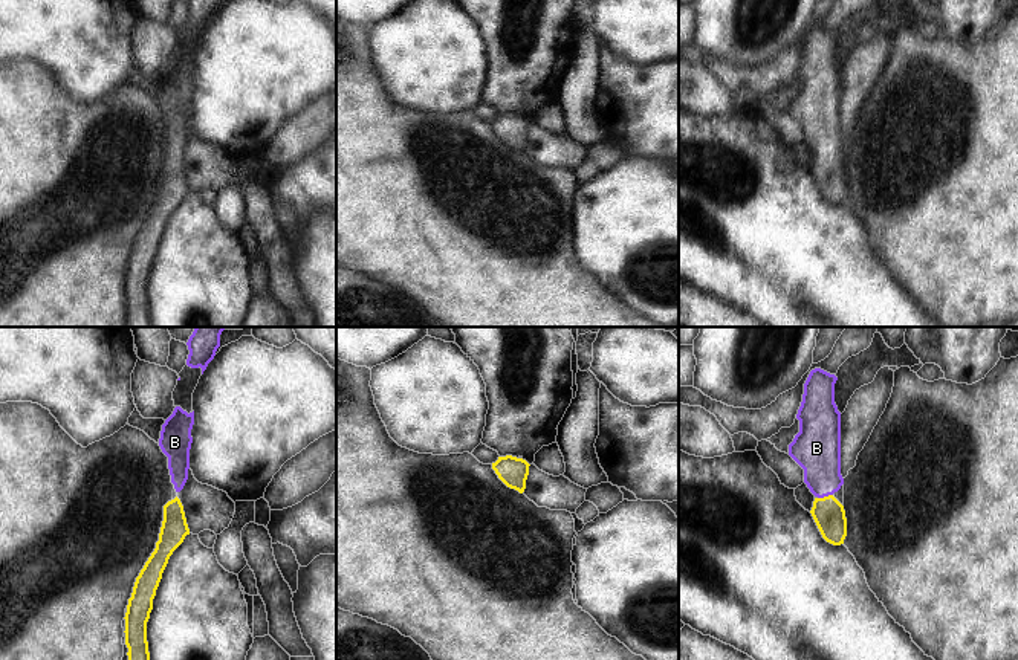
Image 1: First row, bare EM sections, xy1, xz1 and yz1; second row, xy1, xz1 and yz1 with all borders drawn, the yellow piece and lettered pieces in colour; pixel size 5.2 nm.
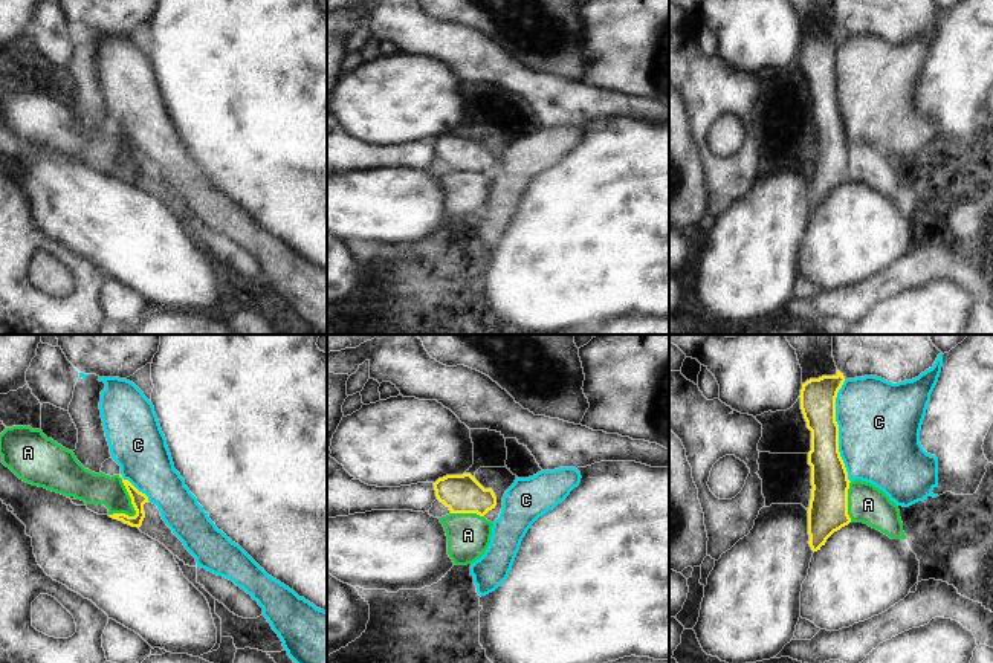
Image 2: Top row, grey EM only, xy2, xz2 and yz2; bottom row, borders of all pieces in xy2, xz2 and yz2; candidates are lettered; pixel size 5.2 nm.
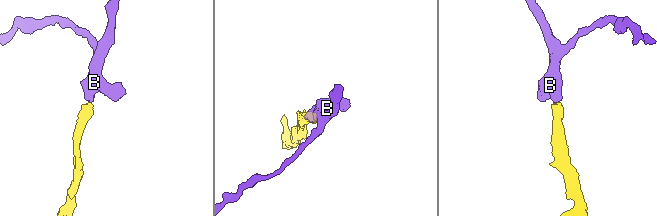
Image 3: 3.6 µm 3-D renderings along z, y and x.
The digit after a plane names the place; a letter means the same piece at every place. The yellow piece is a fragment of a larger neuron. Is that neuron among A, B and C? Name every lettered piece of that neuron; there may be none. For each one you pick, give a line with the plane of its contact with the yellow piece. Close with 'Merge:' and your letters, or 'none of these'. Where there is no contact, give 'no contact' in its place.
B: meets yellow in yz1
Merge: B

